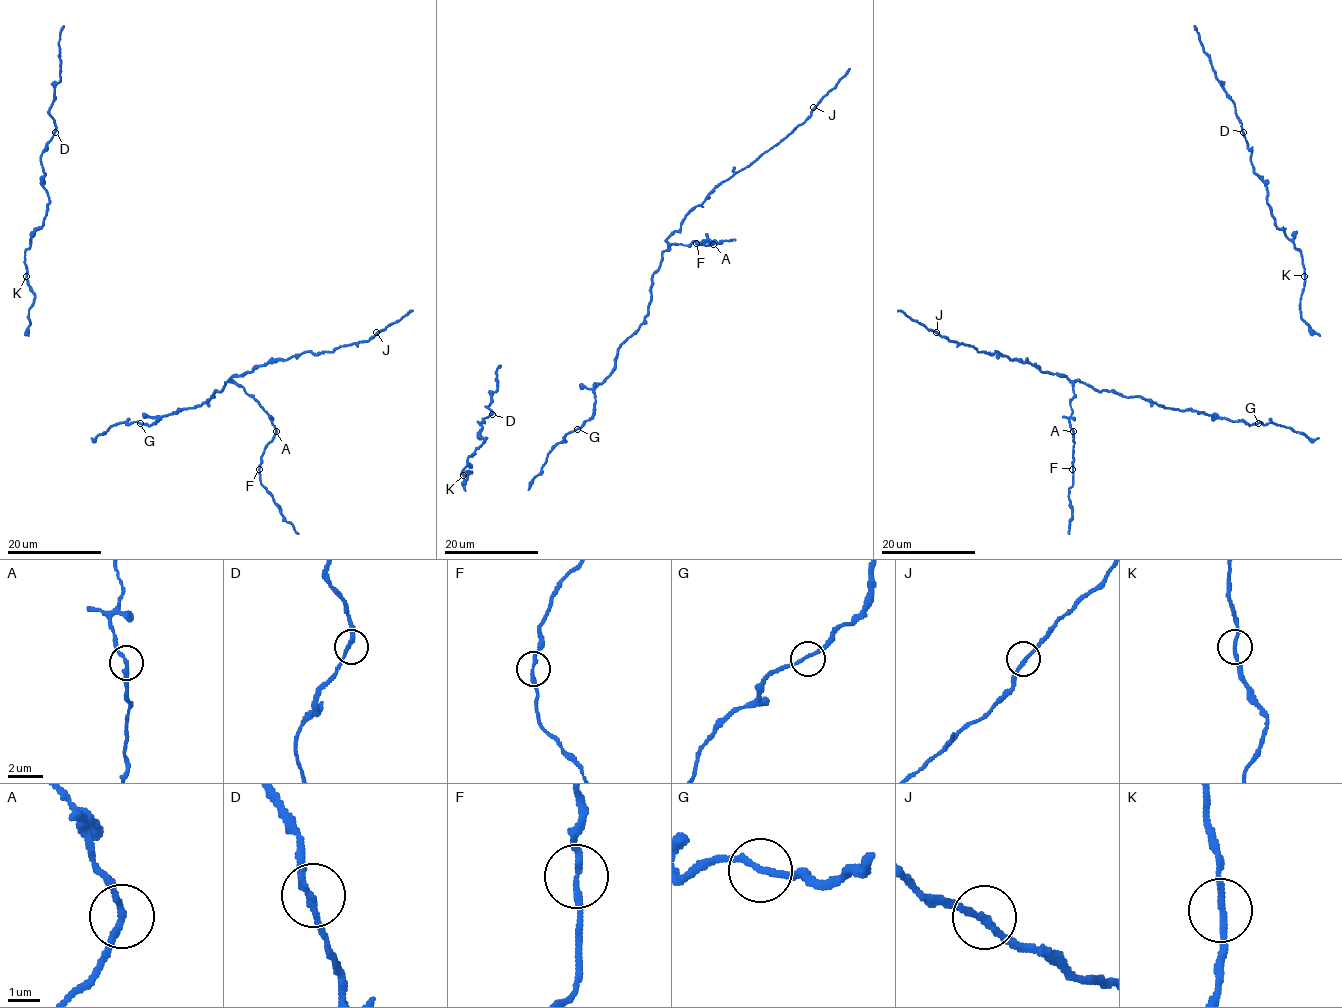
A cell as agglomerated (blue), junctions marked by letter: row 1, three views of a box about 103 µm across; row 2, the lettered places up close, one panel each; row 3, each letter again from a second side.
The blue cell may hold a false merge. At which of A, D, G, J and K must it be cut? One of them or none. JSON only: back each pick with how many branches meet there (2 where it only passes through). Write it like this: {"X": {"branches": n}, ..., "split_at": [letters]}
{"split_at": []}

